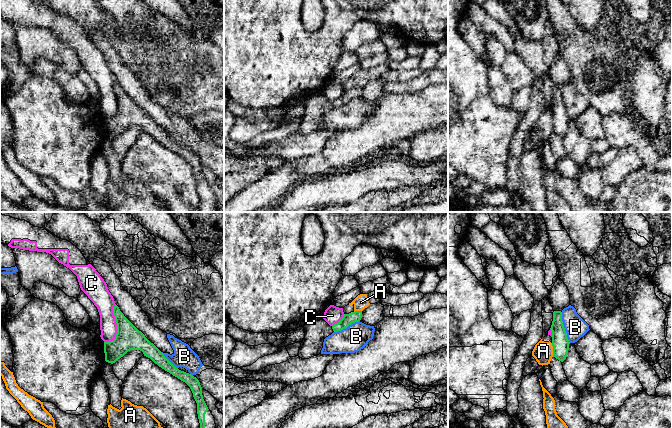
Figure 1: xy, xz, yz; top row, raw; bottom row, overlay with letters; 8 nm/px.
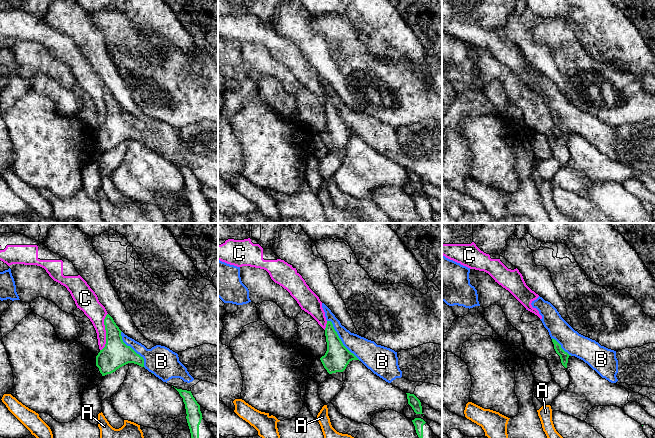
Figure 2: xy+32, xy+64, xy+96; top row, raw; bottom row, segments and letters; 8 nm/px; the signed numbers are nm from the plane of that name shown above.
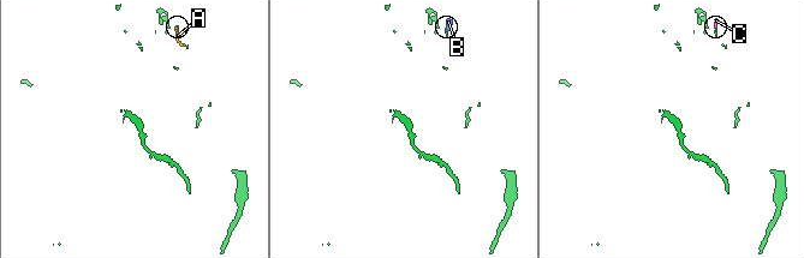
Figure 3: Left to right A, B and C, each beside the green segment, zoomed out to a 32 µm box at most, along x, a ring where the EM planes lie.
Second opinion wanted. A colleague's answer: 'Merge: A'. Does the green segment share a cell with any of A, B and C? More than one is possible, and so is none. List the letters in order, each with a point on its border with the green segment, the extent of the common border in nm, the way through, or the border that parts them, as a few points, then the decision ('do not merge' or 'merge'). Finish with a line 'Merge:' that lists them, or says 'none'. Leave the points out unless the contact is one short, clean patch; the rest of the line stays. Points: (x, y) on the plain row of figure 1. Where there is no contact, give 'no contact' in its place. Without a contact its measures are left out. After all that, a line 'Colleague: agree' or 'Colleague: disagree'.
A: yz (553, 126) | 110 nm | do not merge
B: yz (563, 103) | 260 nm | do not merge
C: xy (117, 102) | 320 nm | along xy (115, 80), (113, 91), (116, 112), (104, 118) | do not merge
Merge: none
Colleague: disagree

